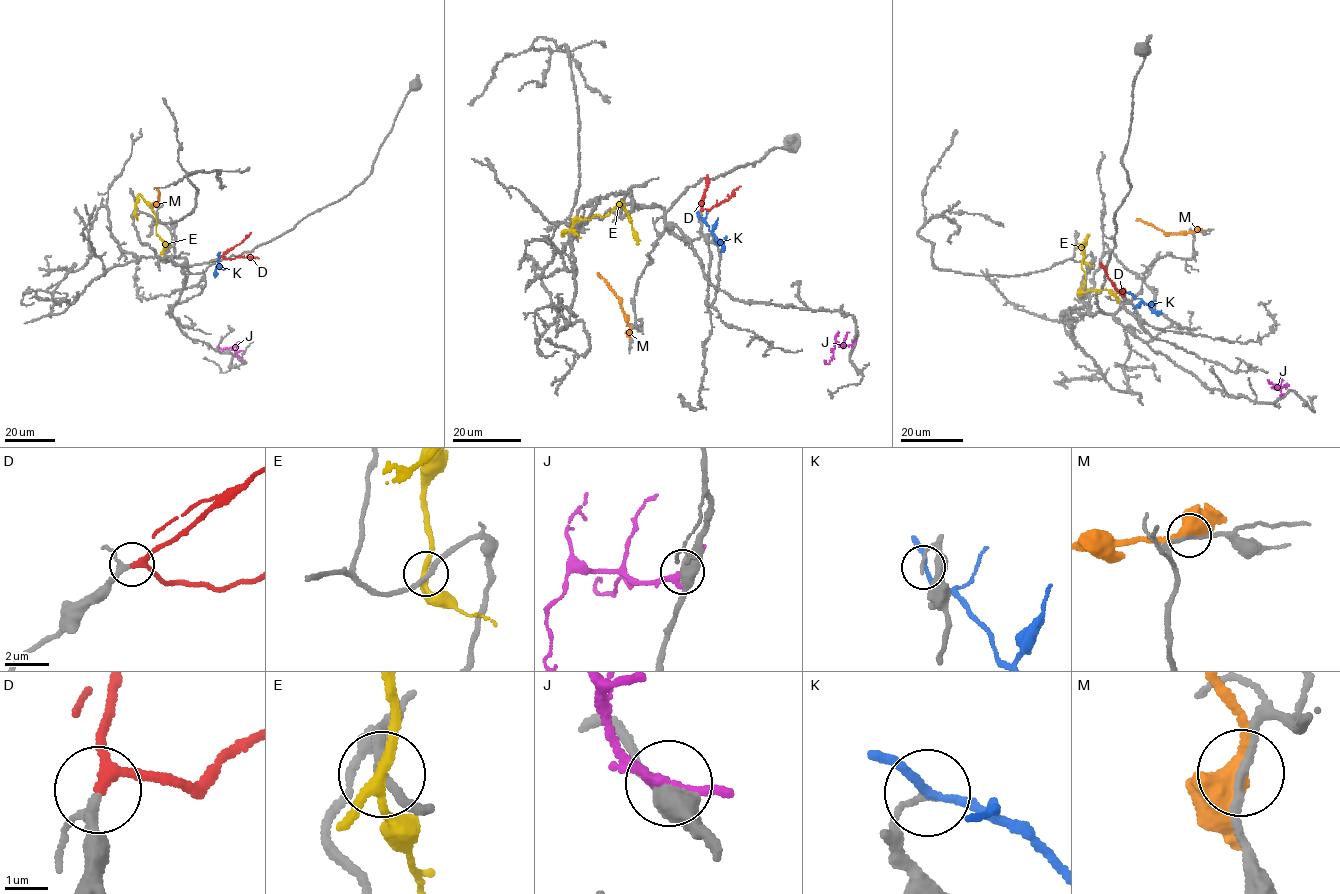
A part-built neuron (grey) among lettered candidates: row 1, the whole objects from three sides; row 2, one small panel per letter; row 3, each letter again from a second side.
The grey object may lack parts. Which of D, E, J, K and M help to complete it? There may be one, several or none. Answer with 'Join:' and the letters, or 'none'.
Join: D

